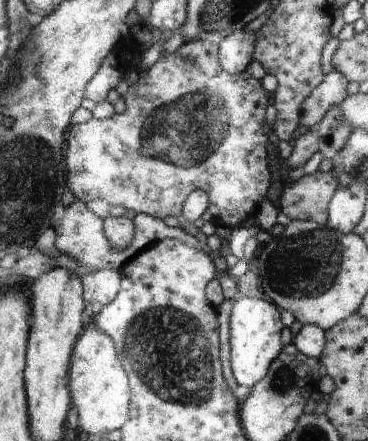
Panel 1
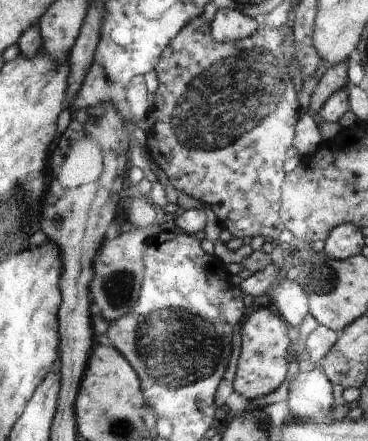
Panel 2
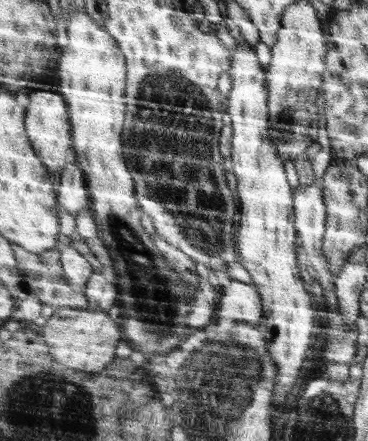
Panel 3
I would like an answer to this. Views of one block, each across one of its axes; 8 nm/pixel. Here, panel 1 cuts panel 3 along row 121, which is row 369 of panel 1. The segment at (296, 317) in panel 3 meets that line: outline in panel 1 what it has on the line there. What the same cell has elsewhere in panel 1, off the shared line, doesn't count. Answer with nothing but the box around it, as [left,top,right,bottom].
[229,296,285,388]

